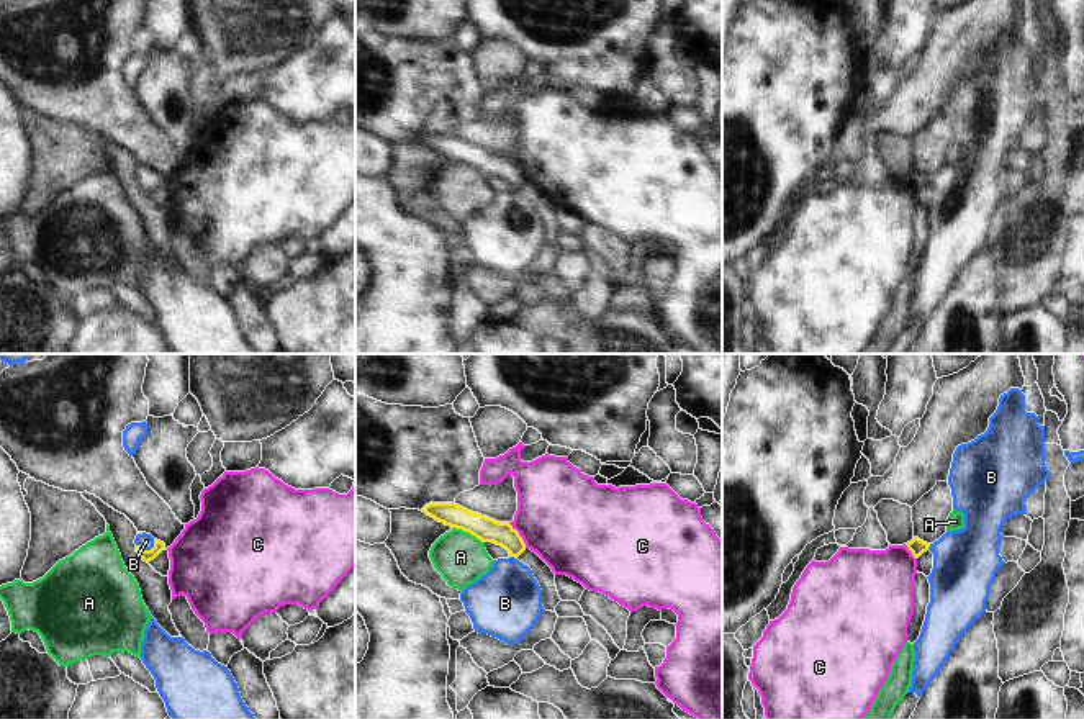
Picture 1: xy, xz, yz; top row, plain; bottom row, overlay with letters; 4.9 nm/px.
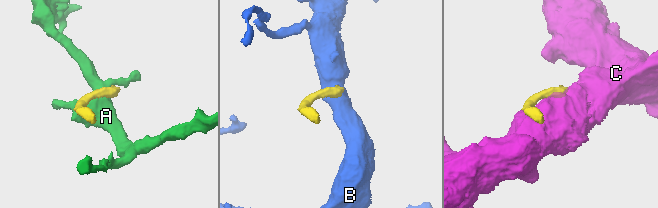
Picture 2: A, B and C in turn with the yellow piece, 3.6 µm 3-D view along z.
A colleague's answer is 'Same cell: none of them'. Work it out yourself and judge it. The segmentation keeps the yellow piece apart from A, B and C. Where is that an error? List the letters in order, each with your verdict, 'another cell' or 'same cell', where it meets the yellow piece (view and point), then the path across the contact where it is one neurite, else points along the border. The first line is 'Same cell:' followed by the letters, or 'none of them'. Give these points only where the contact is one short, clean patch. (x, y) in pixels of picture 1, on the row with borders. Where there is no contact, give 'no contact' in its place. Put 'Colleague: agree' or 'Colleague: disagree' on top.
Colleague: disagree
Same cell: B
A: another cell; meets yellow in xz at (469, 531)
B: same cell; meets yellow in xy at (148, 551); runs through xy (146, 556), (148, 551), (146, 541)
C: another cell; meets yellow in xz at (519, 536)

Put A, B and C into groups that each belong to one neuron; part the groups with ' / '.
A / B / C

